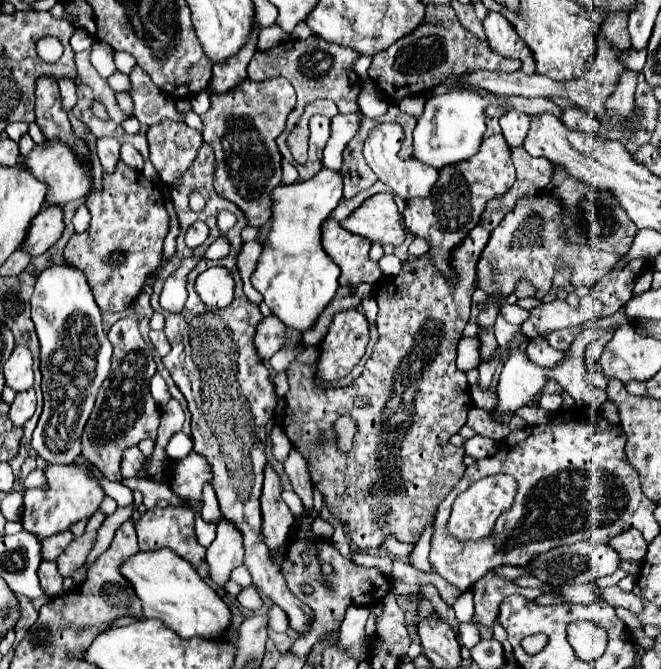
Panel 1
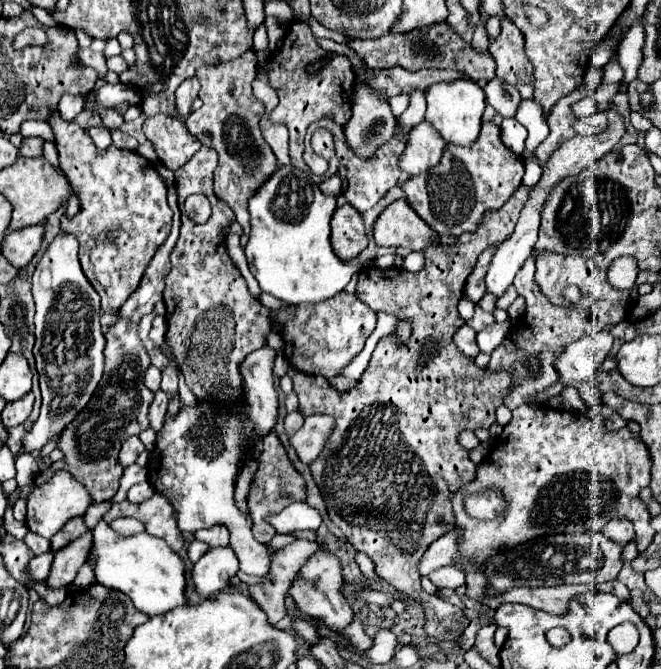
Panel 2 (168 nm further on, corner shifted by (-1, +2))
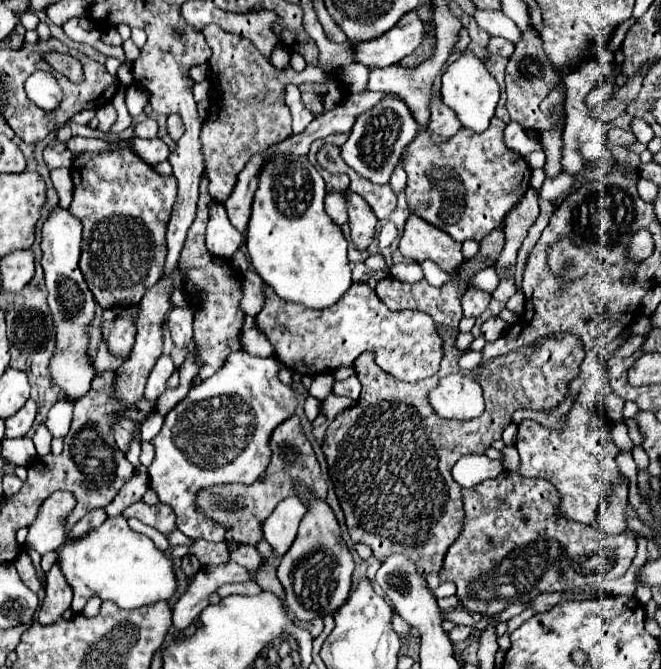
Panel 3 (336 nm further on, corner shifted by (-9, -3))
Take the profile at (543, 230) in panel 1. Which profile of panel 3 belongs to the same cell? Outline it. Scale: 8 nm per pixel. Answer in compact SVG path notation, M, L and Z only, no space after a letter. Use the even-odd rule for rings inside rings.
M467 289L463 293L463 299L461 299L463 315L465 317L479 317L487 309L489 301L491 301L491 295L489 293L479 291L479 289Z

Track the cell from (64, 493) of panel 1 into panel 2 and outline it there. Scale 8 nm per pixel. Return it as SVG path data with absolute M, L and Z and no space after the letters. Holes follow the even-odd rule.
M57 470L51 480L47 480L43 486L37 486L31 490L27 498L27 528L43 538L51 538L59 528L75 518L83 516L85 510L91 506L91 494L87 494L85 486L73 478L73 474L67 474L67 470Z

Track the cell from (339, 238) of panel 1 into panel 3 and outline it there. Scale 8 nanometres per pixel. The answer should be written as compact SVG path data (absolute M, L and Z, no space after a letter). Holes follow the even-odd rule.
M347 191L347 213L349 213L349 227L351 227L351 241L357 249L367 249L367 245L375 237L375 213L367 207L367 201L361 195Z

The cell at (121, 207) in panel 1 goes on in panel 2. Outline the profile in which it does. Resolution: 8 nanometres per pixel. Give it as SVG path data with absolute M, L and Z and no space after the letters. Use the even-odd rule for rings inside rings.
M57 110L47 124L53 128L61 170L81 200L81 212L75 218L63 216L61 230L79 240L79 262L101 296L103 312L117 312L139 286L147 262L171 230L173 212L167 206L165 182L137 152L117 146L99 150L81 126L63 120Z

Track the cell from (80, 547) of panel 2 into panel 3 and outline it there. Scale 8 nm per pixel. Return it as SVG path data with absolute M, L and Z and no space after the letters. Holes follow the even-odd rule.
M57 563L47 573L47 587L45 587L45 599L39 611L37 621L41 625L51 625L63 617L67 609L71 609L71 589L67 587L67 581L63 579L63 573L59 571Z

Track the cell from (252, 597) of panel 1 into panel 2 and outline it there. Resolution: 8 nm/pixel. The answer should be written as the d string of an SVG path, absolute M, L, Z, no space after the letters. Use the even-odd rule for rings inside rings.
M263 346L249 354L239 366L245 382L245 404L241 410L231 410L229 416L223 412L215 416L209 404L205 406L199 402L195 408L181 410L175 418L167 414L147 466L155 490L175 506L179 528L183 532L197 532L213 524L225 524L231 532L231 548L241 562L241 570L255 576L265 576L269 572L275 550L253 538L249 518L233 504L233 490L239 464L245 458L245 446L269 434L277 420L277 392L273 384L275 356L277 352L273 348Z

